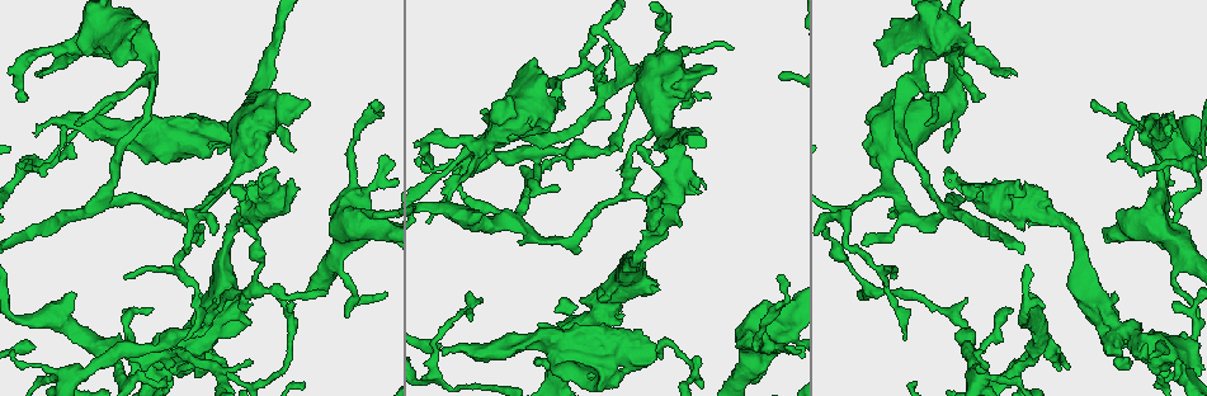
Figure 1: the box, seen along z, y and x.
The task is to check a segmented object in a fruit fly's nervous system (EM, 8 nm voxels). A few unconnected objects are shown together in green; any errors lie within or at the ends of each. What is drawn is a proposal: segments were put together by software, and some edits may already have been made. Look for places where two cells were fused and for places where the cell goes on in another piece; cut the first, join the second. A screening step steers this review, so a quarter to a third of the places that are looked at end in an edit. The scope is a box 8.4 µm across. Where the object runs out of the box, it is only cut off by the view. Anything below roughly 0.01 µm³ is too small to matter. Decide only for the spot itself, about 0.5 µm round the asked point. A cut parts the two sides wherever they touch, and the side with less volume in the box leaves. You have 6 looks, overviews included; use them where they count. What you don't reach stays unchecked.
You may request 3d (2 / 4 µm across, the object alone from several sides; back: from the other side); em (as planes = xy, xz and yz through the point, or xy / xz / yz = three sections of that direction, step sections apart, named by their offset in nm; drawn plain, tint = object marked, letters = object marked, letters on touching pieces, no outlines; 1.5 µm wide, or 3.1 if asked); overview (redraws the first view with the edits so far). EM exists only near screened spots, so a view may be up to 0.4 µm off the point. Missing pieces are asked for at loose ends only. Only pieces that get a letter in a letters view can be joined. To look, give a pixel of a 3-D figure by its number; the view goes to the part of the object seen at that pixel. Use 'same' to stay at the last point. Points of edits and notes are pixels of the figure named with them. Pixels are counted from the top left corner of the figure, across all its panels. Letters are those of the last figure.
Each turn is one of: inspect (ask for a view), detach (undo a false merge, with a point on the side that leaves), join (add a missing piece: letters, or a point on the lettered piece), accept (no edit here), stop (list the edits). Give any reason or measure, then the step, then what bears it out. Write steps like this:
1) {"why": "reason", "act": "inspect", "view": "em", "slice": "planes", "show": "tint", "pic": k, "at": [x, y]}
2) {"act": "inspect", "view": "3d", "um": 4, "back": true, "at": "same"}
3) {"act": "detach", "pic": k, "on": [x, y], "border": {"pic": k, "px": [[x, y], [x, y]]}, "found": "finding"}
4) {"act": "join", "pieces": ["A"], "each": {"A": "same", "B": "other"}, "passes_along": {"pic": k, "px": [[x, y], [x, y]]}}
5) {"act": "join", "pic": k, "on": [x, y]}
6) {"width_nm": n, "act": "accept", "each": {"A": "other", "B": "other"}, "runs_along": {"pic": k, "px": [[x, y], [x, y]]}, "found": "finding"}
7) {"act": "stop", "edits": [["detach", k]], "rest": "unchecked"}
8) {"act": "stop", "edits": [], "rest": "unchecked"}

{"why": "sudden change in width", "act": "inspect", "view": "3d", "um": 4, "pic": 1, "at": [219, 357]}

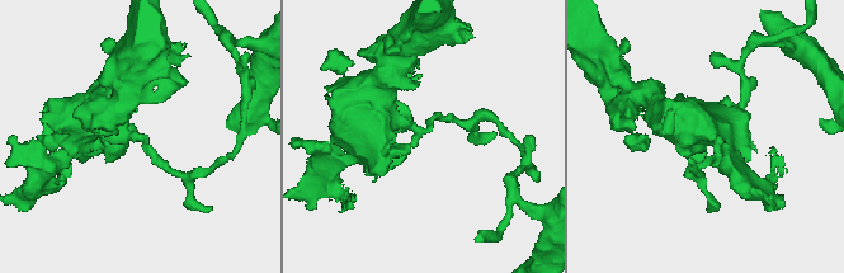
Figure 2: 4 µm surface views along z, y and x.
{"why": "shape alone is not enough", "act": "inspect", "view": "em", "slice": "planes", "show": "letters", "pic": 2, "at": [419, 130]}

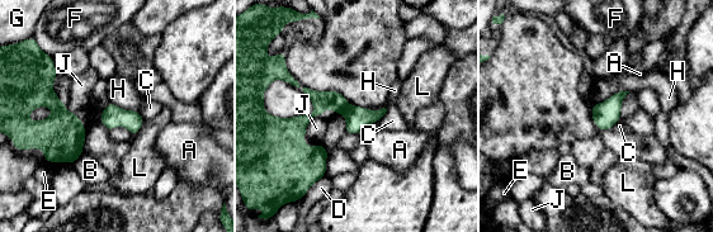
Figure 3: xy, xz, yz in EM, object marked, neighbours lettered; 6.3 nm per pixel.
{"act": "detach", "pic": 3, "on": [357, 118], "each": {"A": "other", "B": "other", "C": "other", "D": "other", "E": "other", "F": "other", "G": "other", "H": "other", "J": "other", "L": "other"}, "border": {"pic": 3, "px": [[348, 107], [341, 113]]}, "found": "two cells meet here"}

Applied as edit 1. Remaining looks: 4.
{"act": "inspect", "view": "overview"}

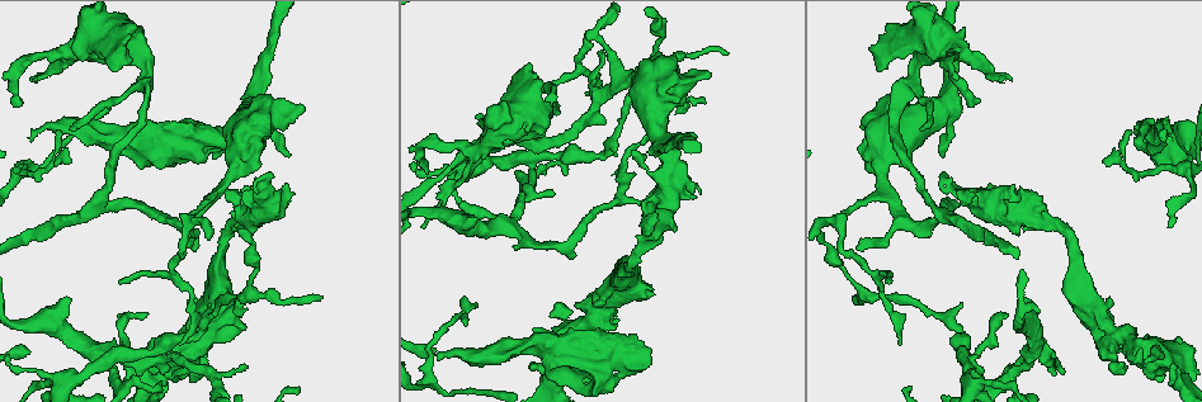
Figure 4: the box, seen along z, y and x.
{"act": "inspect", "view": "em", "slice": "planes", "show": "letters", "pic": 4, "at": [610, 380]}

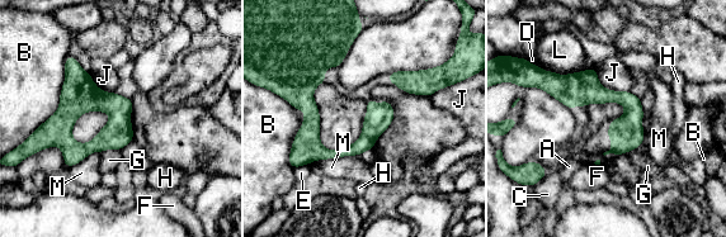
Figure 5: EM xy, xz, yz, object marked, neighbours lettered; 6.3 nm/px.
{"width_nm": 170, "longest_contact_nm": ["B", 500], "act": "accept", "each": {"A": "other", "B": "other", "C": "other", "D": "other", "E": "other", "F": "other", "G": "other", "H": "other", "J": "other", "L": "other", "M": "other"}, "found": "no lettered piece goes on from it"}

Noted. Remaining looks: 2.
{"act": "stop", "edits": [["detach", 3]], "rest": "unchecked"}

